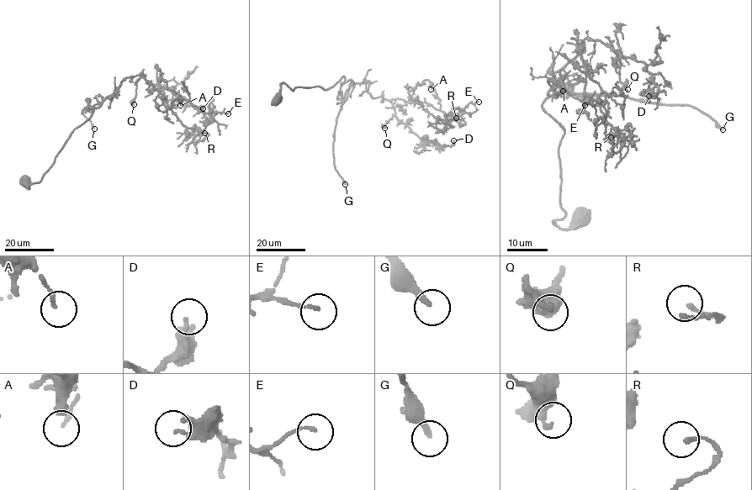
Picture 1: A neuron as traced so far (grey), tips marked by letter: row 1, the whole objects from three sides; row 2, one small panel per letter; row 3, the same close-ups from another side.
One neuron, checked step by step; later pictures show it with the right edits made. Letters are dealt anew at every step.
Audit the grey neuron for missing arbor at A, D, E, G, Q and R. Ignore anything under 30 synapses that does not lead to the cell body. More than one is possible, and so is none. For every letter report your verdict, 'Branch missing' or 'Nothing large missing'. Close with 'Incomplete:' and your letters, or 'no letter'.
A: Nothing large missing
D: Nothing large missing
E: Nothing large missing
G: Branch missing
Q: Nothing large missing
R: Nothing large missing
Incomplete: G

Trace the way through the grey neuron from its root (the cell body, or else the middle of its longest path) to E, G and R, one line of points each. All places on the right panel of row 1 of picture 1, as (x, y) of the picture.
E: (580, 219), (553, 222), (565, 214), (564, 129), (542, 103), (581, 41), (608, 113), (585, 105)
G: (580, 219), (553, 222), (565, 214), (564, 129), (547, 98), (569, 88), (689, 104), (722, 129)
R: (580, 219), (553, 222), (564, 129), (542, 103), (581, 41), (611, 137)

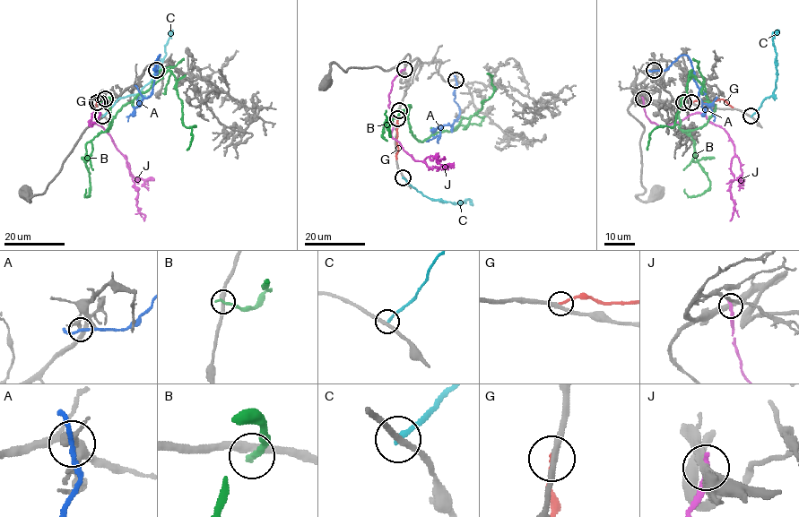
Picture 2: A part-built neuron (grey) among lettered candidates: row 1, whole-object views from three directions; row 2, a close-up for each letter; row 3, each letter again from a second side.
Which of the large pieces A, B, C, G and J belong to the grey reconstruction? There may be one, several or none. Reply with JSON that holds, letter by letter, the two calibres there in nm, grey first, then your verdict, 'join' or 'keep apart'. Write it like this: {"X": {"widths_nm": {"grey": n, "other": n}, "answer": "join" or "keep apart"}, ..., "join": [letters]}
{"A": {"widths_nm": {"grey": 320, "other": 190}, "answer": "keep apart"}, "B": {"widths_nm": {"grey": 340, "other": 280}, "answer": "keep apart"}, "C": {"widths_nm": {"grey": 240, "other": 240}, "answer": "keep apart"}, "G": {"widths_nm": {"grey": 280, "other": 220}, "answer": "keep apart"}, "J": {"widths_nm": {"grey": 320, "other": 260}, "answer": "keep apart"}, "join": []}

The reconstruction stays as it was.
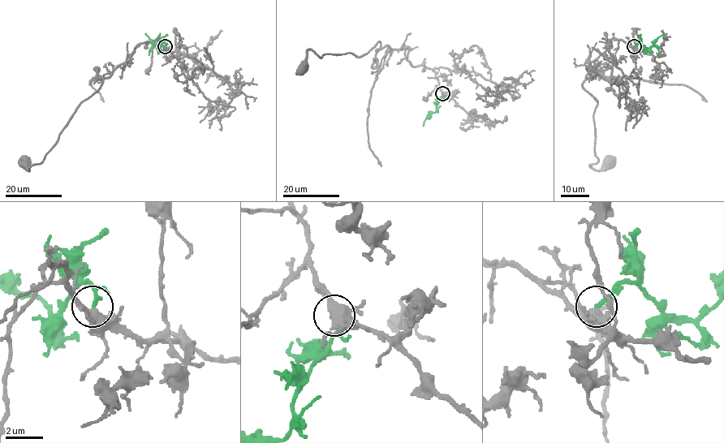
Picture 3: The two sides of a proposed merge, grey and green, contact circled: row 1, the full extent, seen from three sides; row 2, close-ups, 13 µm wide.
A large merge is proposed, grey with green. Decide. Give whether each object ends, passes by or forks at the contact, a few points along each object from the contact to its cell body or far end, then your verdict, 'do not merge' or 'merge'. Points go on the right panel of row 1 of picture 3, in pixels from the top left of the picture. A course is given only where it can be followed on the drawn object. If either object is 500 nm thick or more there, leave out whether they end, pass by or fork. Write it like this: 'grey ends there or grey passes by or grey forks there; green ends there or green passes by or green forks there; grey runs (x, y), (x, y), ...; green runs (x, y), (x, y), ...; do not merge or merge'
grey passes by; green ends there; grey runs (634, 46), (606, 41), (588, 62), (583, 83), (597, 102), (598, 161), (590, 165), (609, 164); green runs (634, 46), (640, 42), (650, 48), (658, 37), (666, 33); merge

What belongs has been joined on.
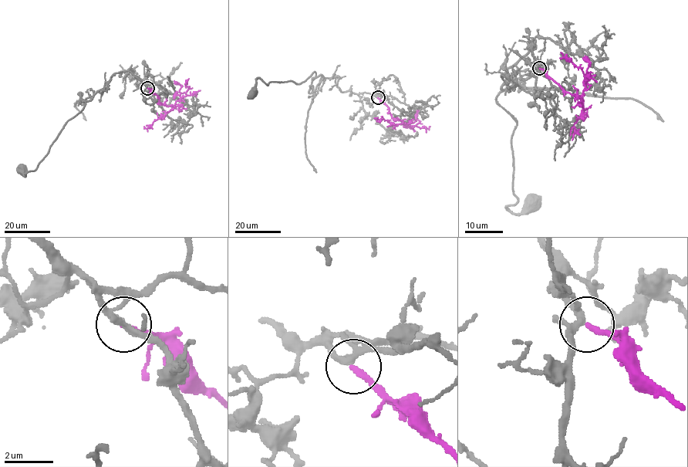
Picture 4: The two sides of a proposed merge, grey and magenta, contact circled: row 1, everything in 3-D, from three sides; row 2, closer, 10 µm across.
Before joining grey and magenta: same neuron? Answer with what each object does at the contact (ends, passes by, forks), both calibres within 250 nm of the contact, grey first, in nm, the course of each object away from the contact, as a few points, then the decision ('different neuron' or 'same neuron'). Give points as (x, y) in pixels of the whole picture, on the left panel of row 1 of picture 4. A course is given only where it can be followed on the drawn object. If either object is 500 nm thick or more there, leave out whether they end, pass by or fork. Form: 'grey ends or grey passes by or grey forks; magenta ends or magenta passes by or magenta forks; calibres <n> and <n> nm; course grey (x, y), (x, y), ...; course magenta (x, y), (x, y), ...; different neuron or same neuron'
grey forks; magenta ends; calibres 220 and 240 nm; course grey (147, 88), (129, 70), (116, 72), (108, 89), (99, 89), (68, 121), (37, 167), (25, 176), (21, 170); course magenta (147, 88), (158, 96), (162, 103), (173, 106), (184, 96), (190, 88), (185, 85), (189, 79); same neuron

